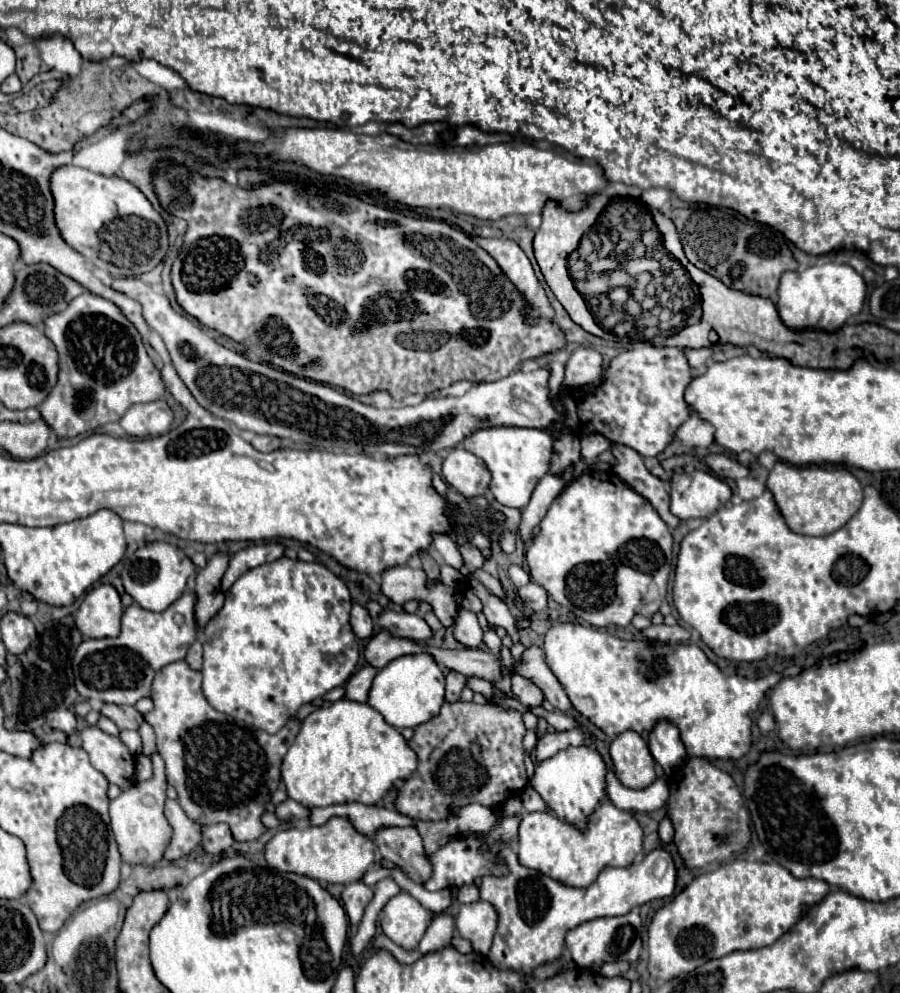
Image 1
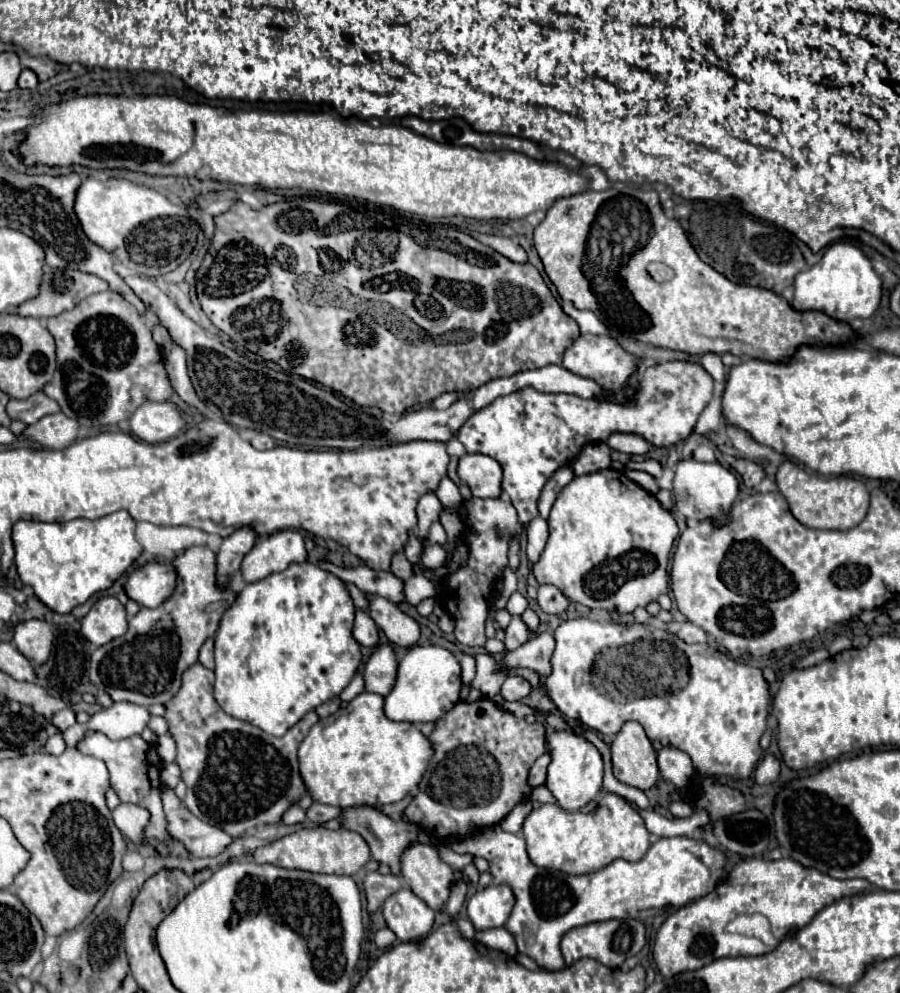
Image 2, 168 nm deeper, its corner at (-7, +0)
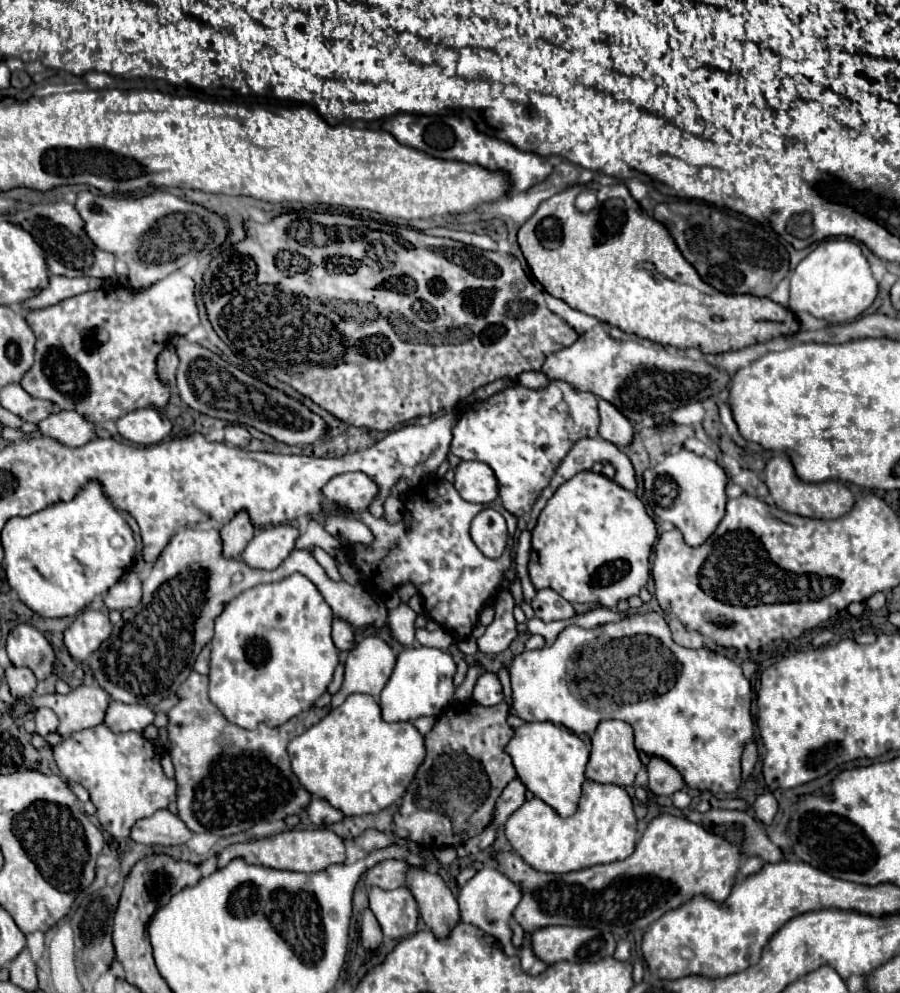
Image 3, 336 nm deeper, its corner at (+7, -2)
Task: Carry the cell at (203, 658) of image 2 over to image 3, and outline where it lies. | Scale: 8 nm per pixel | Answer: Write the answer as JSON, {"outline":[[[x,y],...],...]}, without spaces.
{"outline":[[[209,645],[201,649],[201,655],[195,659],[195,665],[193,665],[193,669],[195,669],[197,673],[203,673],[203,675],[207,675],[207,671],[209,671]]]}

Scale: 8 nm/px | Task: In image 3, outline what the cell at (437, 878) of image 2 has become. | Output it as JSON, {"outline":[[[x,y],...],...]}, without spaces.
{"outline":[[[413,867],[409,871],[409,883],[405,885],[413,893],[425,925],[437,937],[445,937],[459,919],[459,907],[441,875]]]}

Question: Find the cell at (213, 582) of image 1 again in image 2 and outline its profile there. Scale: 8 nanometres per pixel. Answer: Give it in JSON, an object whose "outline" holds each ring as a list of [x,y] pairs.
{"outline":[[[241,527],[223,539],[223,545],[217,553],[219,581],[231,581],[233,579],[233,575],[241,569],[243,557],[255,545],[255,537],[257,537],[257,533],[251,527]]]}

